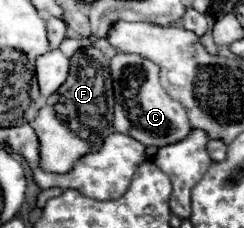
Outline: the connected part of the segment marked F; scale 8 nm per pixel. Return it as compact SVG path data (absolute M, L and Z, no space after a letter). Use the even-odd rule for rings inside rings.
M94 46L76 52L70 58L68 80L46 100L46 106L40 108L32 124L40 140L40 168L46 172L66 174L74 168L76 160L84 158L88 152L100 150L104 138L114 132L112 110L114 92L108 60Z

